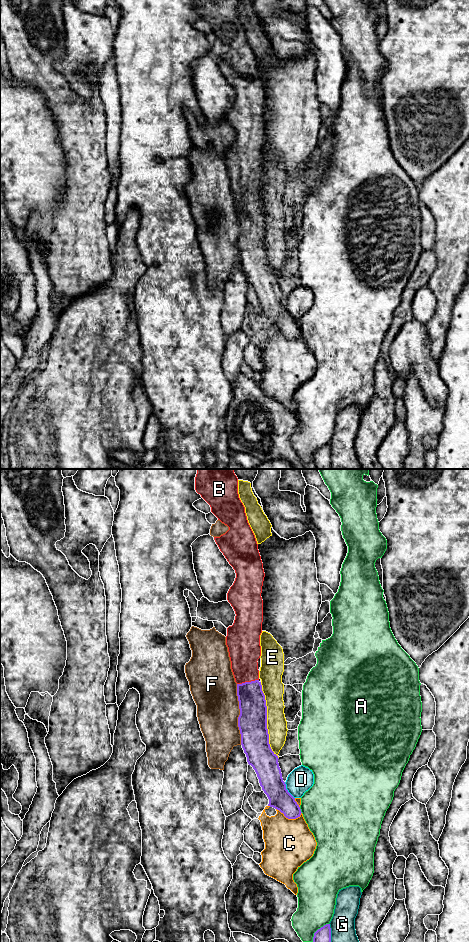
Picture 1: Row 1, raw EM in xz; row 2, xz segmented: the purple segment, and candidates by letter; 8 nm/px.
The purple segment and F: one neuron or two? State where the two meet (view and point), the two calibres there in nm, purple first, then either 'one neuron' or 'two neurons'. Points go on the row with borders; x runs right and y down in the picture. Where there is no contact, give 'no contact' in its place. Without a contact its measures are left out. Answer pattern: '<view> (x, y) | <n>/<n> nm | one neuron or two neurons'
xz (240, 714) | 240/340 nm | two neurons

